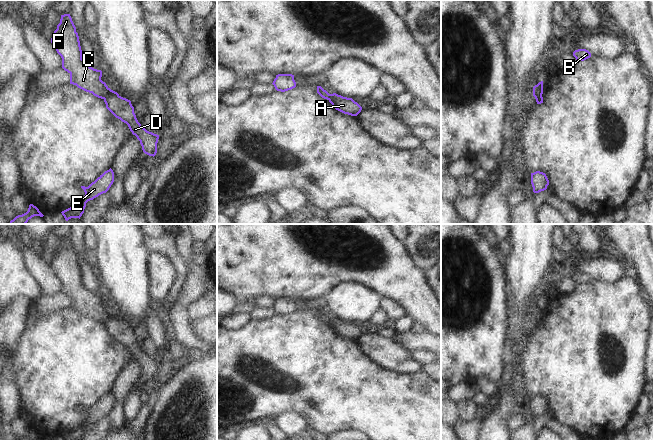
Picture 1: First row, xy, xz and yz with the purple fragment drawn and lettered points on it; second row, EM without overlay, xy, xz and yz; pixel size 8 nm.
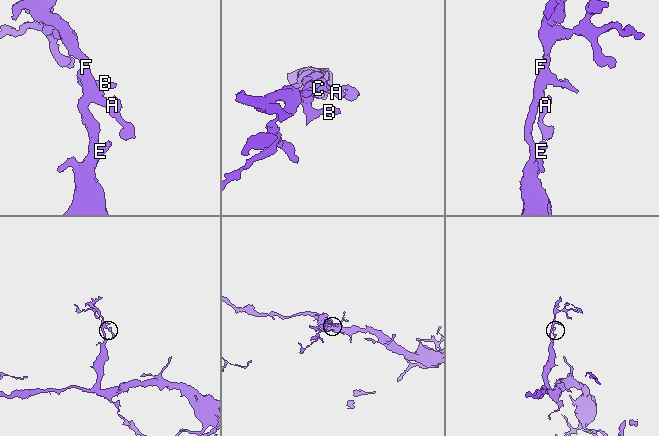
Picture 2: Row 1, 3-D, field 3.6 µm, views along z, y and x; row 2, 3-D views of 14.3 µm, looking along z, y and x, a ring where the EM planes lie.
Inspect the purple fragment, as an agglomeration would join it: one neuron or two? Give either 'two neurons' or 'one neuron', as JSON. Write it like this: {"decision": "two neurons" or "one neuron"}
{"decision": "two neurons"}

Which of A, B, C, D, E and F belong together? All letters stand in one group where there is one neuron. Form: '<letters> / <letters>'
A D / B C E F

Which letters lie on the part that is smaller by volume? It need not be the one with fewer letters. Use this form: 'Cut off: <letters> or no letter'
Cut off: A, D

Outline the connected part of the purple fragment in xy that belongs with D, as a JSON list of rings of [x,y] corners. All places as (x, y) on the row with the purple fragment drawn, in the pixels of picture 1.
[[[111,90],[109,95],[104,98],[104,102],[106,108],[116,118],[128,125],[132,134],[140,141],[143,152],[154,157],[157,153],[159,135],[149,132],[141,126],[136,118],[131,101]]]

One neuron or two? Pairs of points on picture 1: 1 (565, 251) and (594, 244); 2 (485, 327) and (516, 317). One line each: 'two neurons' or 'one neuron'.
1: one neuron
2: two neurons

